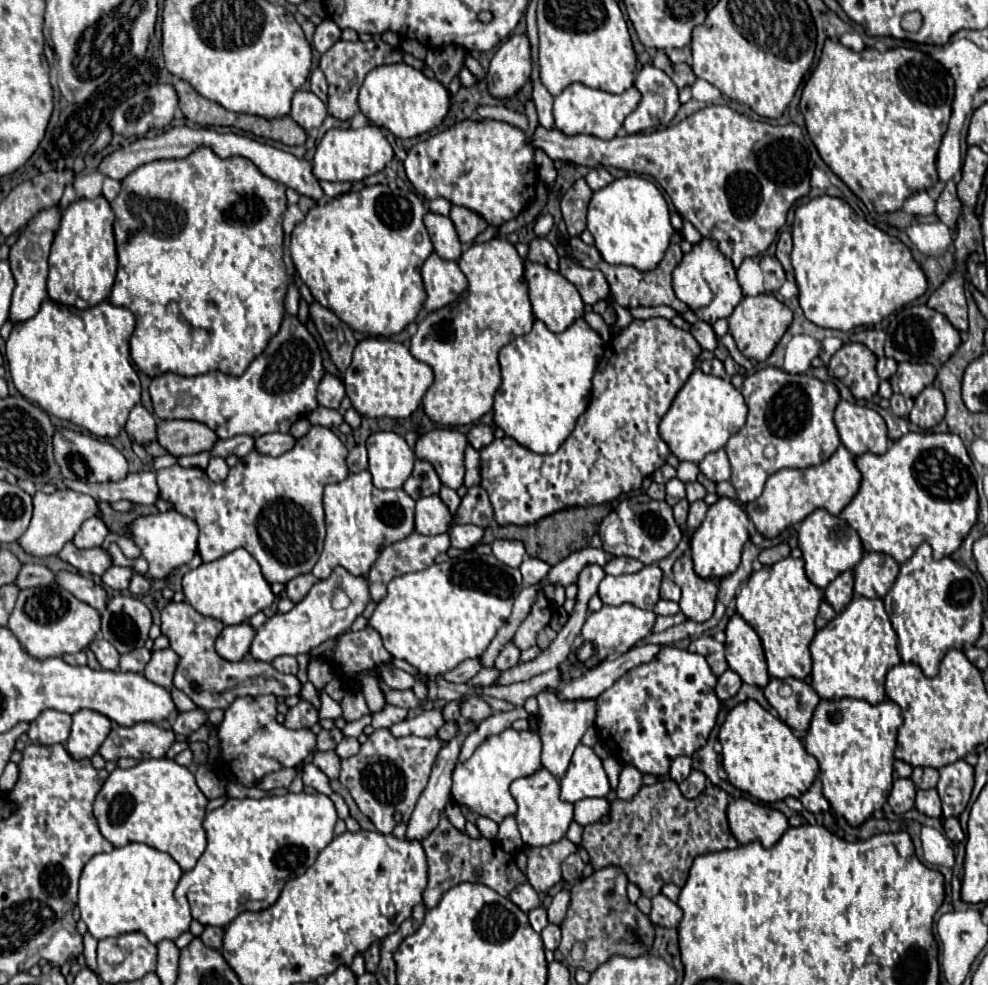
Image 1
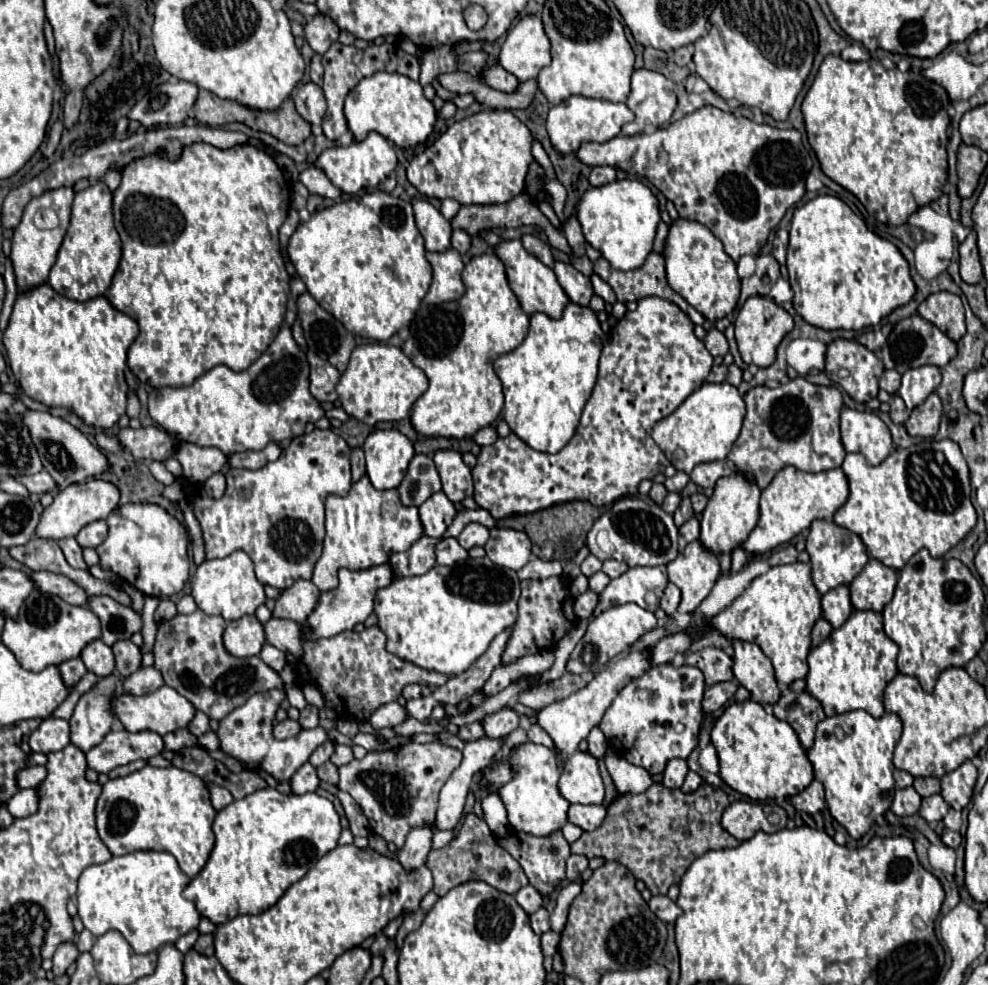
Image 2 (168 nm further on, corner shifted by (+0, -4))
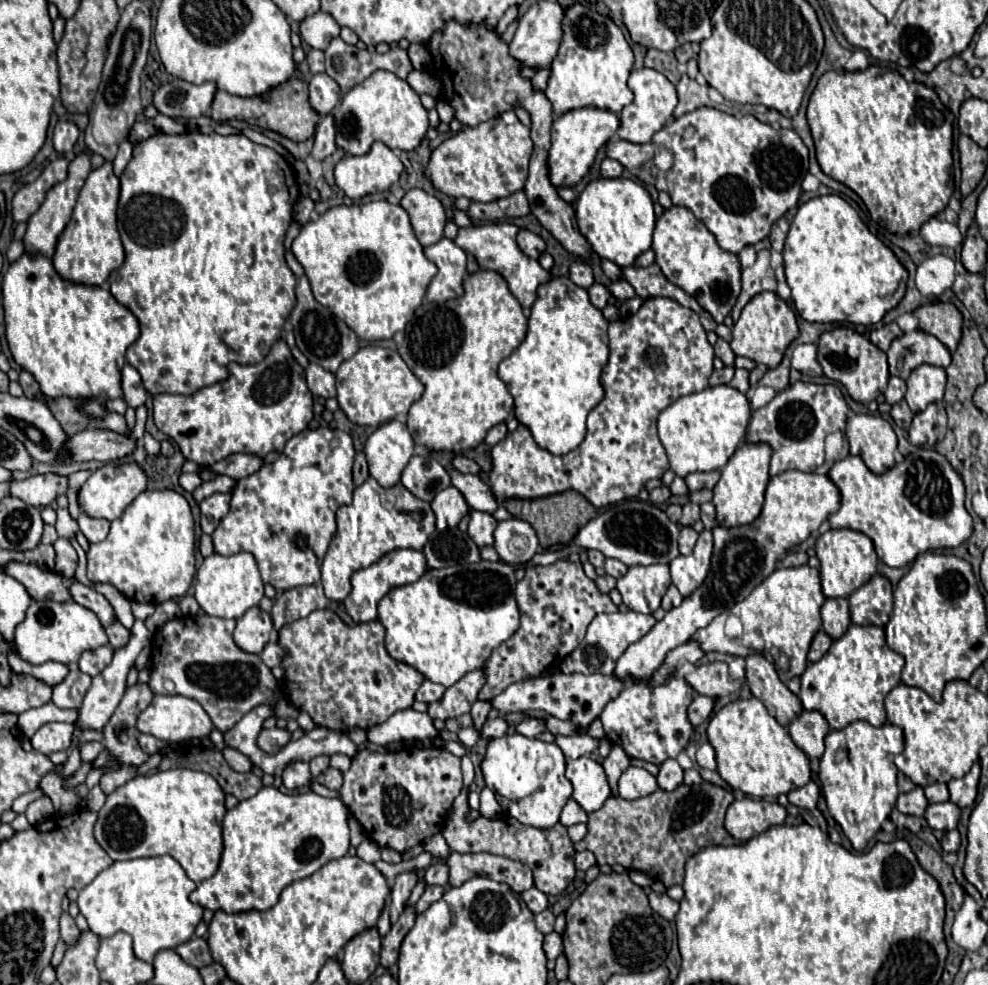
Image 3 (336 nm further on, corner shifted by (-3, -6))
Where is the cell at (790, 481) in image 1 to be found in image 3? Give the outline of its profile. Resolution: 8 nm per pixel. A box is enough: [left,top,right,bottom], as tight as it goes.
[614,470,840,680]

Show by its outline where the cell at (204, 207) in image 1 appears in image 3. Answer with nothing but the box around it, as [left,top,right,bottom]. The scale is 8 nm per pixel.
[108,132,298,396]

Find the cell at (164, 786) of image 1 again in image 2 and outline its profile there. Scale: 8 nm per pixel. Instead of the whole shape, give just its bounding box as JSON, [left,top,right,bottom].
[95,766,217,878]

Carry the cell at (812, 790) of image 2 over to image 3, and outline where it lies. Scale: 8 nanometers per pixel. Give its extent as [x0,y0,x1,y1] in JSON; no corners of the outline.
[788,782,820,810]

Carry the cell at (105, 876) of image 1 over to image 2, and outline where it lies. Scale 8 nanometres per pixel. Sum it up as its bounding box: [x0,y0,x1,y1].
[77,850,199,954]

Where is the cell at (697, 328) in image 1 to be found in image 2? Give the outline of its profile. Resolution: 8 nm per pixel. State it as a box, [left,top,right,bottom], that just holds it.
[705,330,729,356]

